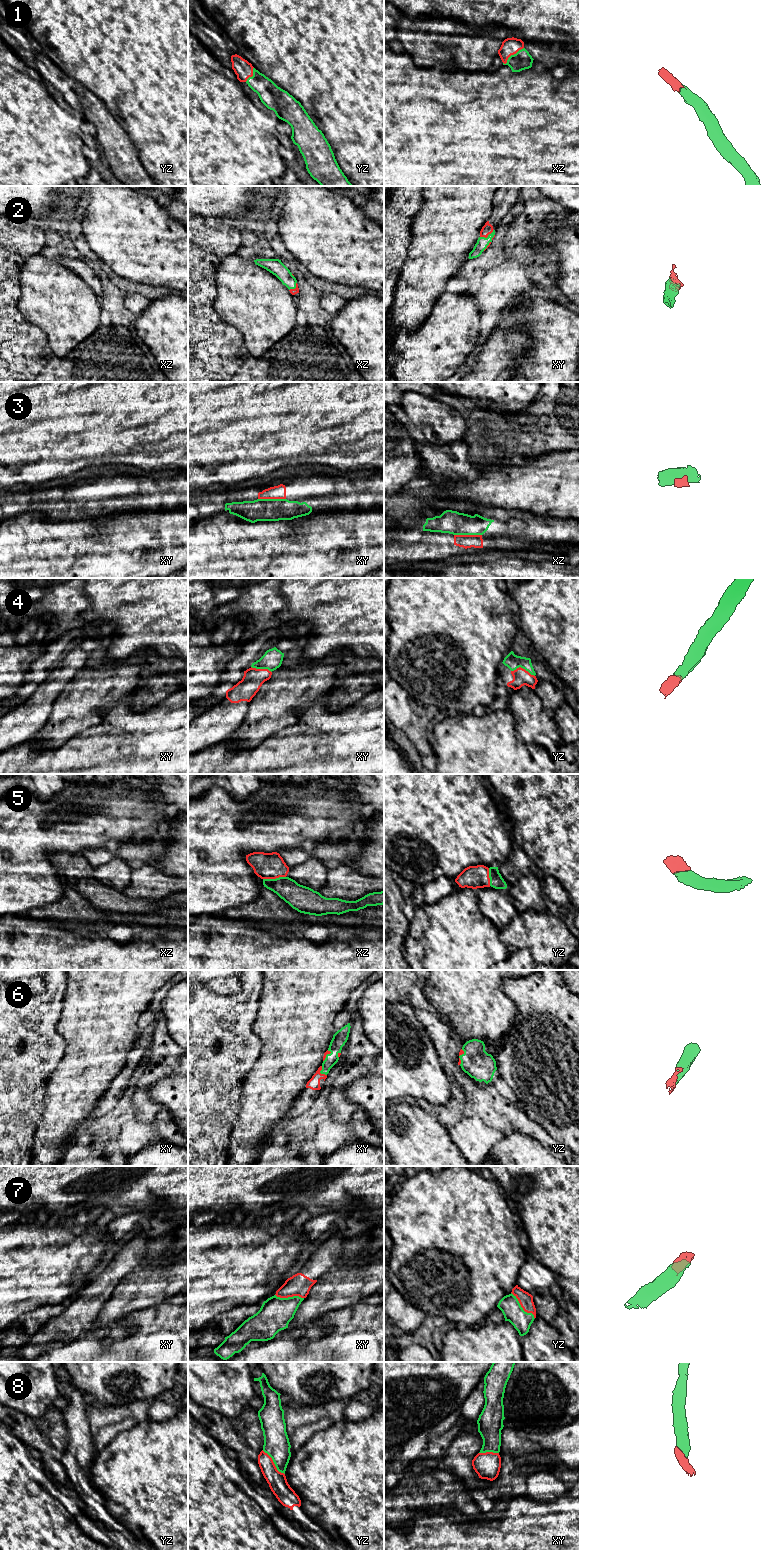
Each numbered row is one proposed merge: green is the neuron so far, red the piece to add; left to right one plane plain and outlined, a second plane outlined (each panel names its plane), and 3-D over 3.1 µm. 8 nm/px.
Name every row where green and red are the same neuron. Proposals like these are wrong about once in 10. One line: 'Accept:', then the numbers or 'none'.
Accept: 1, 2, 3, 4, 5, 6, 7, 8

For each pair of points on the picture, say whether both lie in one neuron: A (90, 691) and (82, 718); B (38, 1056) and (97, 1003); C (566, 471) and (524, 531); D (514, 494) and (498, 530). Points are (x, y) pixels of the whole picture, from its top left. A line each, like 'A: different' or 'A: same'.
A: same
B: different
C: different
D: different

